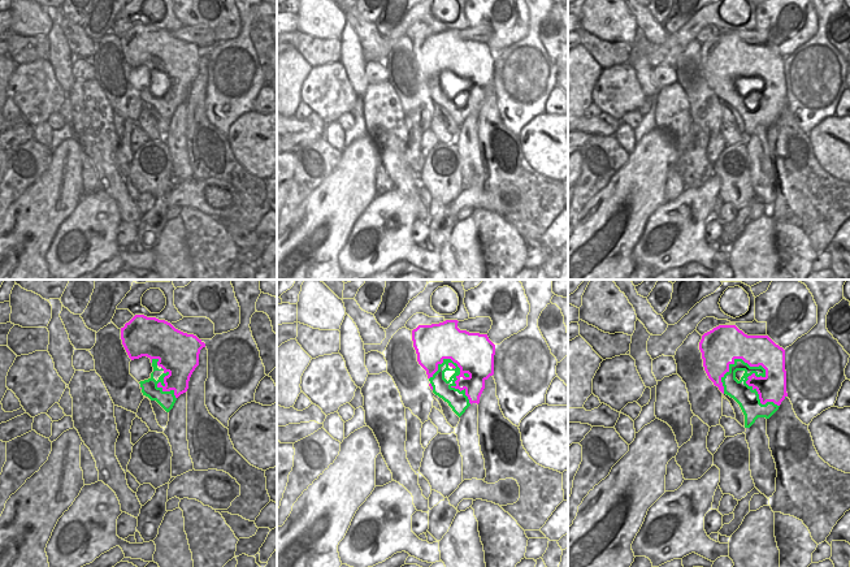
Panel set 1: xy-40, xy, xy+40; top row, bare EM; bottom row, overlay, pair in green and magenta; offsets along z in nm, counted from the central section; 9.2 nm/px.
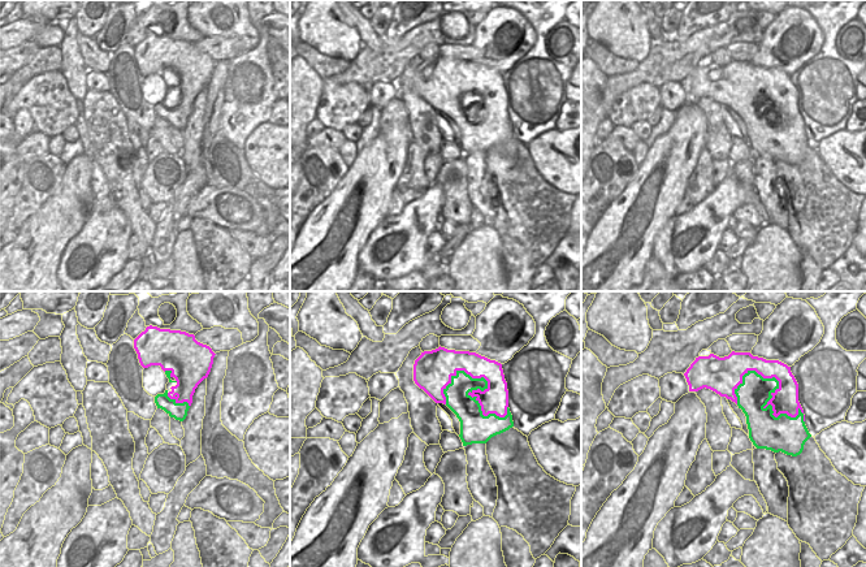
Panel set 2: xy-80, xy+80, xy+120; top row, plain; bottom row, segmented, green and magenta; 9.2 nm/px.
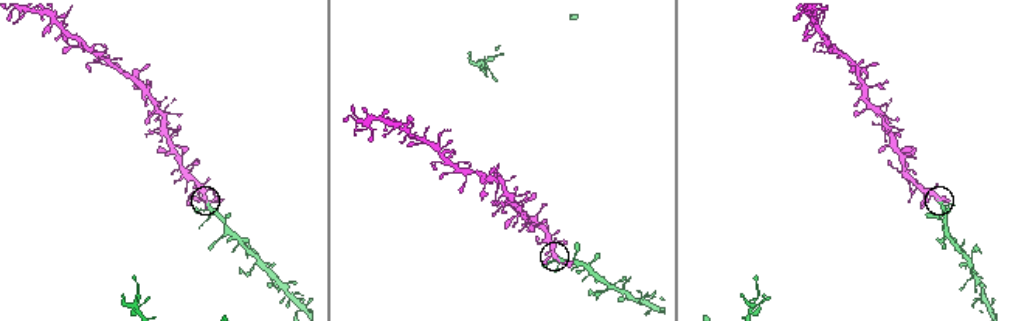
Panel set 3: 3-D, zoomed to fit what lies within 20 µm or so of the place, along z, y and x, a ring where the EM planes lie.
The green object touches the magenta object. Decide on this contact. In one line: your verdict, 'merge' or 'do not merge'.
merge

